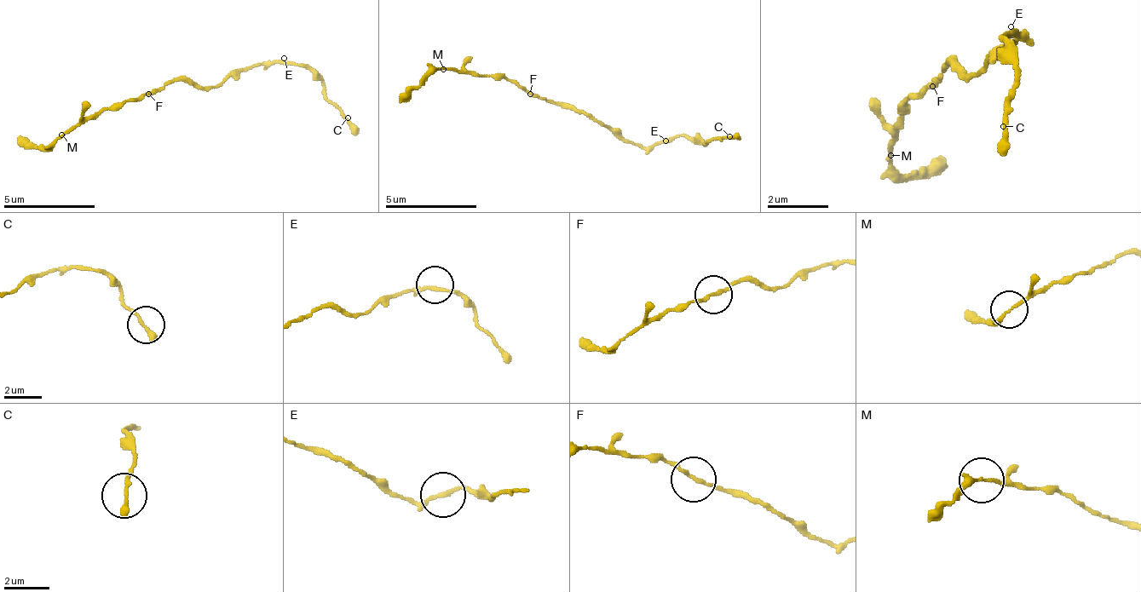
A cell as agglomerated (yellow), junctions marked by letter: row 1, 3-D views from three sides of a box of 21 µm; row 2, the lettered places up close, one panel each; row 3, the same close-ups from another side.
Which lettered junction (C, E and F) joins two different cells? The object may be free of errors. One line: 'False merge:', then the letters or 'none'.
False merge: none

